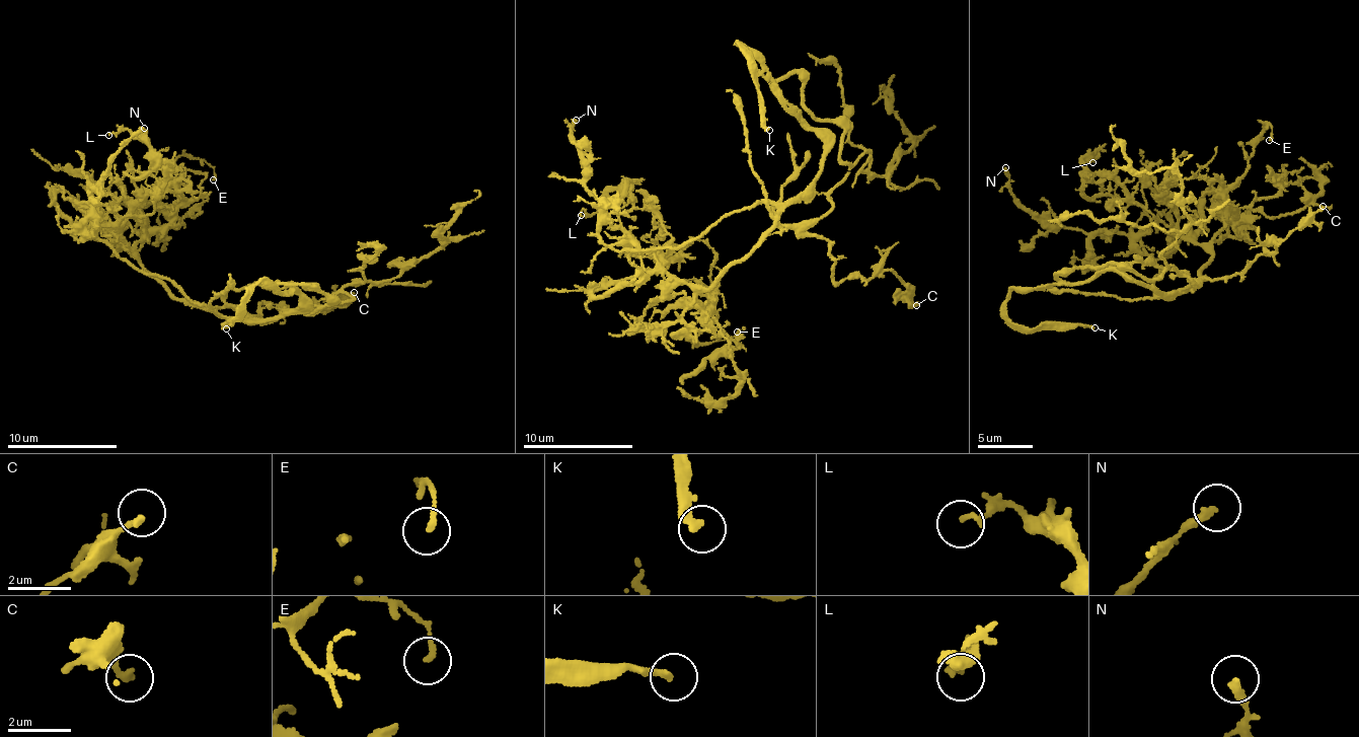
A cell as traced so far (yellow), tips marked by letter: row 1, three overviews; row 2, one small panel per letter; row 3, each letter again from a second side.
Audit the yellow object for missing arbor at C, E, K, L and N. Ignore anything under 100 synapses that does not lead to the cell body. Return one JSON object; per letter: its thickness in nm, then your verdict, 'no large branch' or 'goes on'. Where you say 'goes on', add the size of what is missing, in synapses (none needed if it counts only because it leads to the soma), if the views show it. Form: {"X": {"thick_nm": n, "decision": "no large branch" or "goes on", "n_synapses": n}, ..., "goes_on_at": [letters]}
{"C": {"thick_nm": 200, "decision": "no large branch"}, "E": {"thick_nm": 150, "decision": "no large branch"}, "K": {"thick_nm": 280, "decision": "goes on"}, "L": {"thick_nm": 150, "decision": "no large branch"}, "N": {"thick_nm": 240, "decision": "no large branch"}, "goes_on_at": ["K"]}

